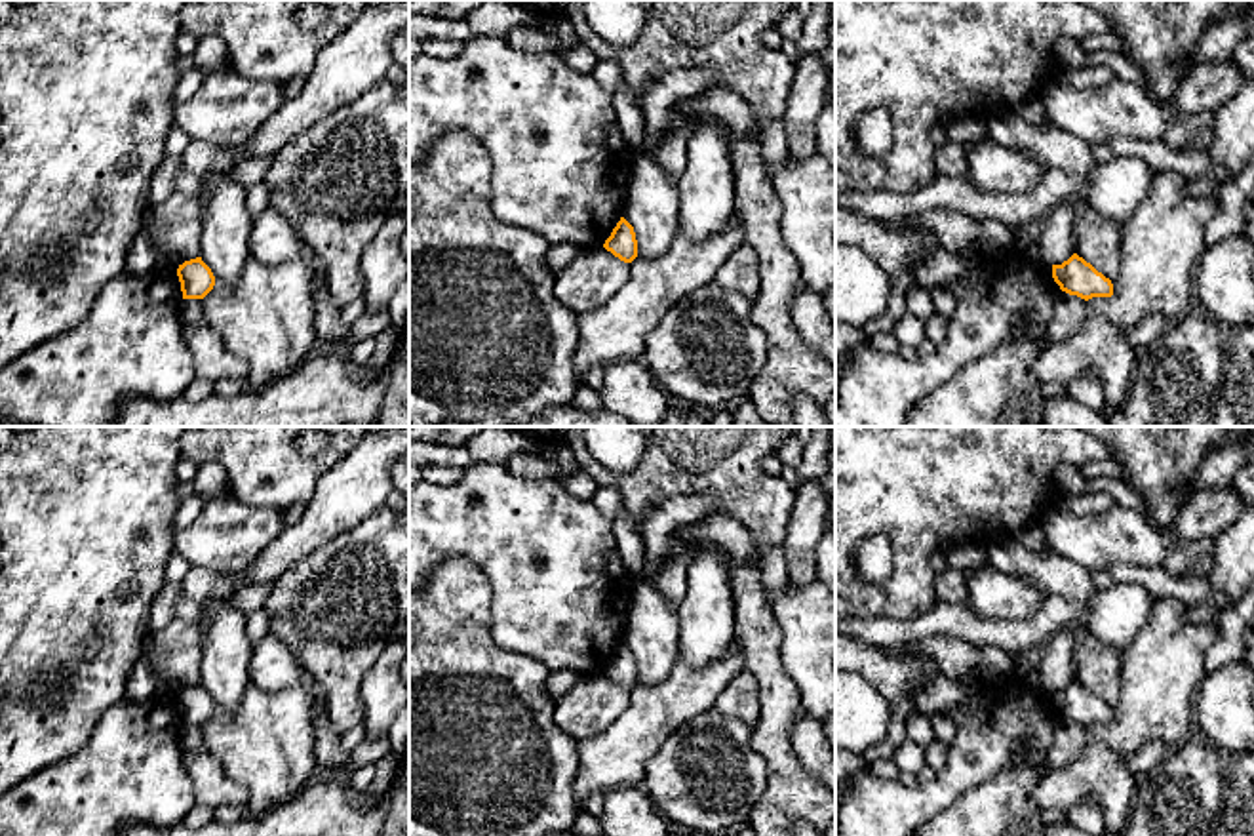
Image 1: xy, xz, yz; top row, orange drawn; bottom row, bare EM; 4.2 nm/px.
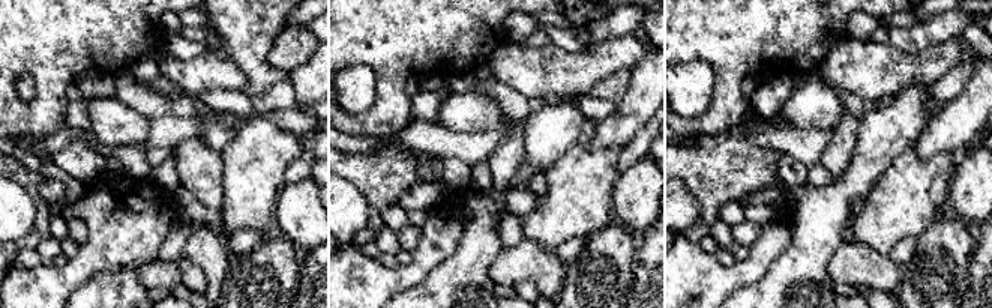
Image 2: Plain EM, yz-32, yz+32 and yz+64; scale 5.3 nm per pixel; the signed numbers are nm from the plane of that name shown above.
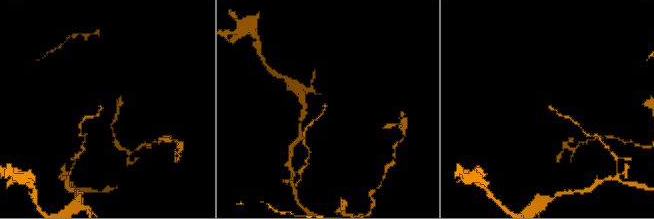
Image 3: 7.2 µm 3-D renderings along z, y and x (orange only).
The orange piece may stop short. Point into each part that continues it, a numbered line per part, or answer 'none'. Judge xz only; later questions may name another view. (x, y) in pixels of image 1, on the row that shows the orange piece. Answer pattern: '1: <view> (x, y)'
none

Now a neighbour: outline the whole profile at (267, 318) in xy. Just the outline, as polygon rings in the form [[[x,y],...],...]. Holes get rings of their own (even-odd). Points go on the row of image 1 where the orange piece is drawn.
[[[249,257],[234,288],[215,282],[202,303],[206,324],[247,362],[249,388],[284,379],[316,343],[314,272],[303,259],[268,267]]]

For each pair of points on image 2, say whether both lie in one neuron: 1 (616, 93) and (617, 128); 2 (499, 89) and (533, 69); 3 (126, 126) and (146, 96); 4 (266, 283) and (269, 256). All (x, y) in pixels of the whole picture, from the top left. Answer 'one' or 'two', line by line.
1: two
2: two
3: two
4: one

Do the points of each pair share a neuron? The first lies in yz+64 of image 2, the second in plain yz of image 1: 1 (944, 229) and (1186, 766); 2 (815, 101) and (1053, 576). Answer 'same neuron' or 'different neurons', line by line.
1: same neuron
2: different neurons

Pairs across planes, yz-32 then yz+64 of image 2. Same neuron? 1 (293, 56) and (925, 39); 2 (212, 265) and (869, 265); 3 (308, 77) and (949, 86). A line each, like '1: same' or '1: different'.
1: different
2: same
3: different

